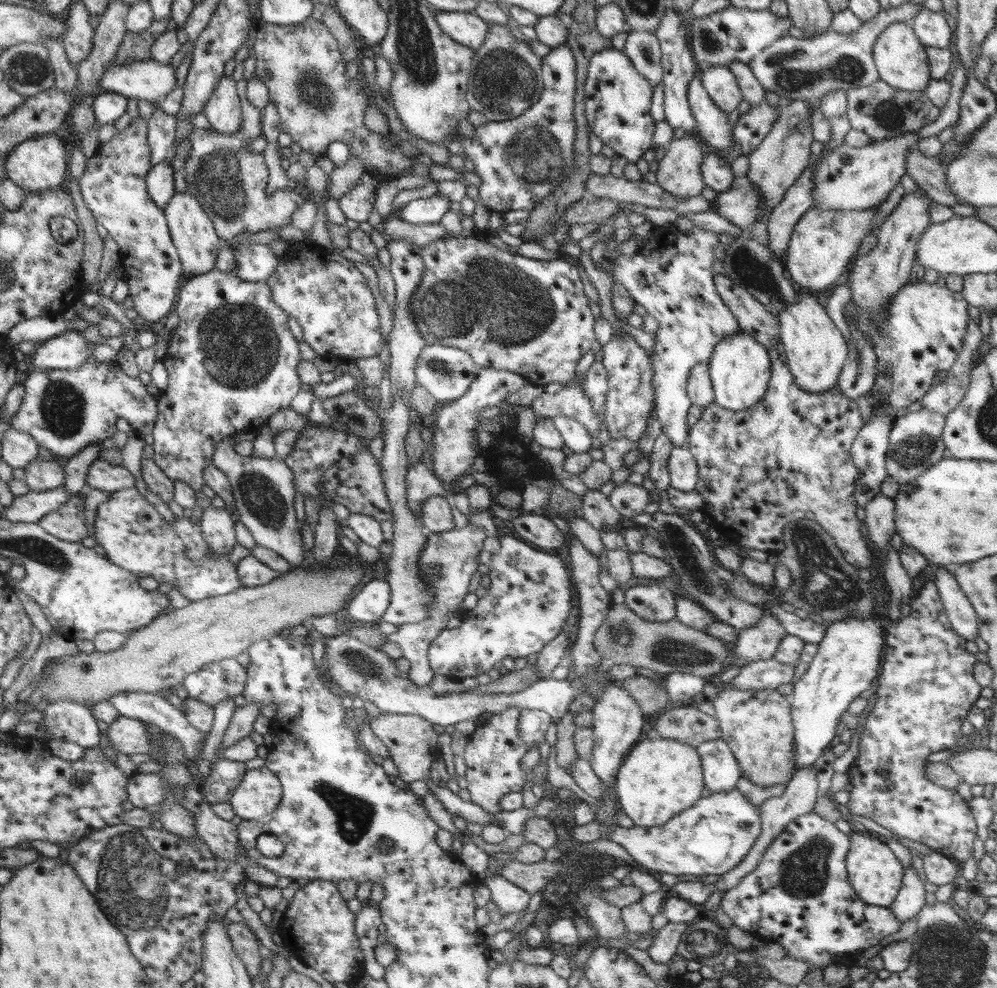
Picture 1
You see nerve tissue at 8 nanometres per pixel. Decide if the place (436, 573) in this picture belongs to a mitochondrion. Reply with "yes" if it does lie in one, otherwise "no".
yes

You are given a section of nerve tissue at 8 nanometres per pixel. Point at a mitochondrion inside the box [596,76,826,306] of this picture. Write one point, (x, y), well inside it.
(748, 268)

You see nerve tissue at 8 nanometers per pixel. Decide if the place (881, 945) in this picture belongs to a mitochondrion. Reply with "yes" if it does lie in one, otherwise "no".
no

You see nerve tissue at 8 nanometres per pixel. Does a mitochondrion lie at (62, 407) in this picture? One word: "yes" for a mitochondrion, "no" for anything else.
yes

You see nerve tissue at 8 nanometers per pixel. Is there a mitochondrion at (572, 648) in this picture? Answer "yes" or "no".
no

